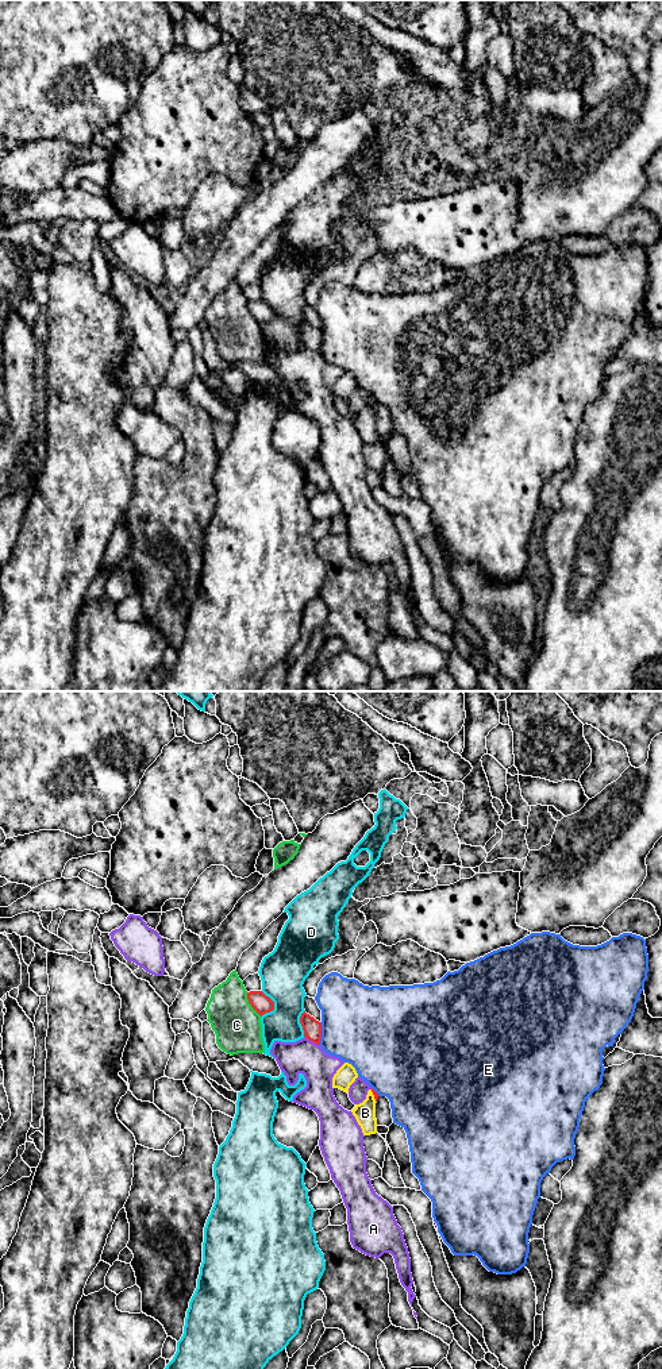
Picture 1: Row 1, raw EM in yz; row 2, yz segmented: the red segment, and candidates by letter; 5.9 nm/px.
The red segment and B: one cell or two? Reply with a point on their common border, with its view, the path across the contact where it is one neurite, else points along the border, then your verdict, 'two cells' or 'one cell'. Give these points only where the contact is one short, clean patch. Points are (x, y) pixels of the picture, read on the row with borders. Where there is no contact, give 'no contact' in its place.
yz (373, 1094) | along yz (370, 1088), (376, 1102) | two cells

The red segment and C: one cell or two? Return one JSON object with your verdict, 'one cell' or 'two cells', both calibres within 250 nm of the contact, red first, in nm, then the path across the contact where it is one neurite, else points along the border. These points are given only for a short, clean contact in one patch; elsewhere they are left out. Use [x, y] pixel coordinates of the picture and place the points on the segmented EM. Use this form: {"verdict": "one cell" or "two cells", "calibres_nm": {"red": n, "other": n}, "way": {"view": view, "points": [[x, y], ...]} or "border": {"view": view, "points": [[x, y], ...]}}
{"verdict": "two cells", "calibres_nm": {"red": 110, "other": 280}, "border": {"view": "yz", "points": [[246, 992], [247, 1002], [261, 1015]]}}

